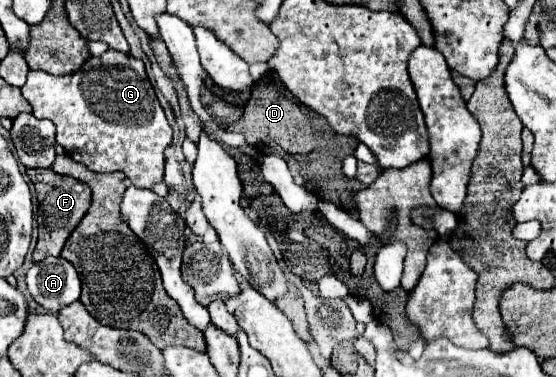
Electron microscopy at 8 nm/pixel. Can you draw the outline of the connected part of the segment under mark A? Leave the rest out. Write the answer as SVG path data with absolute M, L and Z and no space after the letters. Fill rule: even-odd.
M45 257L27 271L31 297L49 313L59 313L81 295L81 281L75 267L63 257Z

